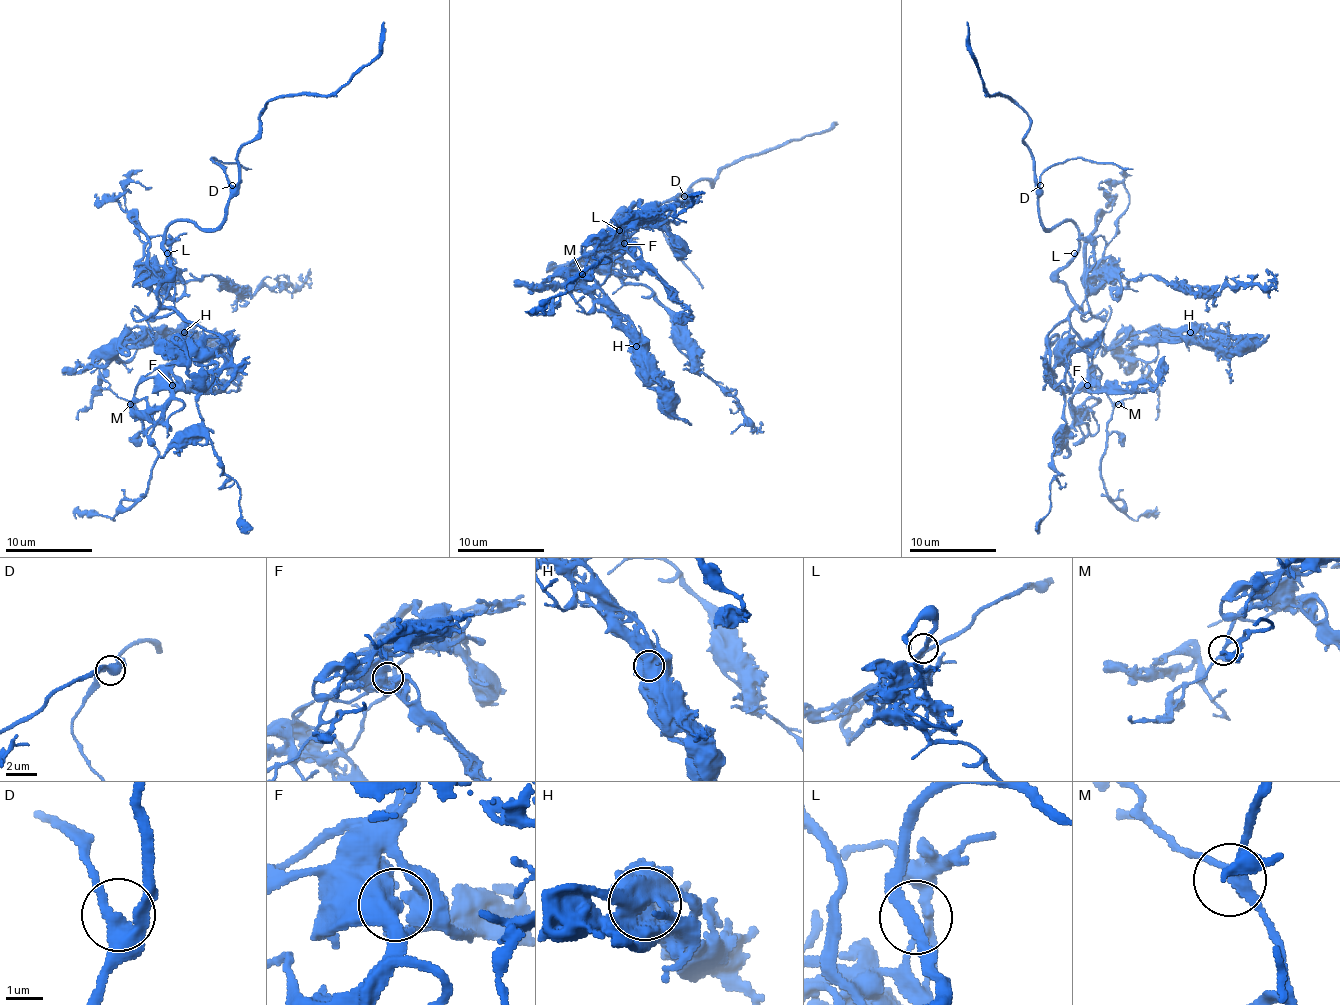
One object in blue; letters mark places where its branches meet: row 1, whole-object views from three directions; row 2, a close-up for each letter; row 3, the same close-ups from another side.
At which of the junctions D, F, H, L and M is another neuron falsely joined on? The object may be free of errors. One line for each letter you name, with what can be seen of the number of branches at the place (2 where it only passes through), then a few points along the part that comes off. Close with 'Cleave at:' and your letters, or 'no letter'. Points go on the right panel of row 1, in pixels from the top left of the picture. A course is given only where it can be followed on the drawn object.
Cleave at: no letter

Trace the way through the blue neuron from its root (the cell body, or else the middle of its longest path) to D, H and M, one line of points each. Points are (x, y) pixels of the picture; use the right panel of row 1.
D: (1074, 257), (1079, 246), (1079, 229), (1070, 220), (1061, 220), (1053, 229), (1046, 229), (1040, 222), (1040, 185)
H: (1074, 257), (1057, 279), (1083, 313), (1105, 324), (1103, 341), (1109, 348), (1129, 333), (1189, 333)
M: (1074, 257), (1057, 274), (1068, 296), (1077, 305), (1070, 313), (1070, 328), (1092, 359), (1092, 378), (1118, 404)

